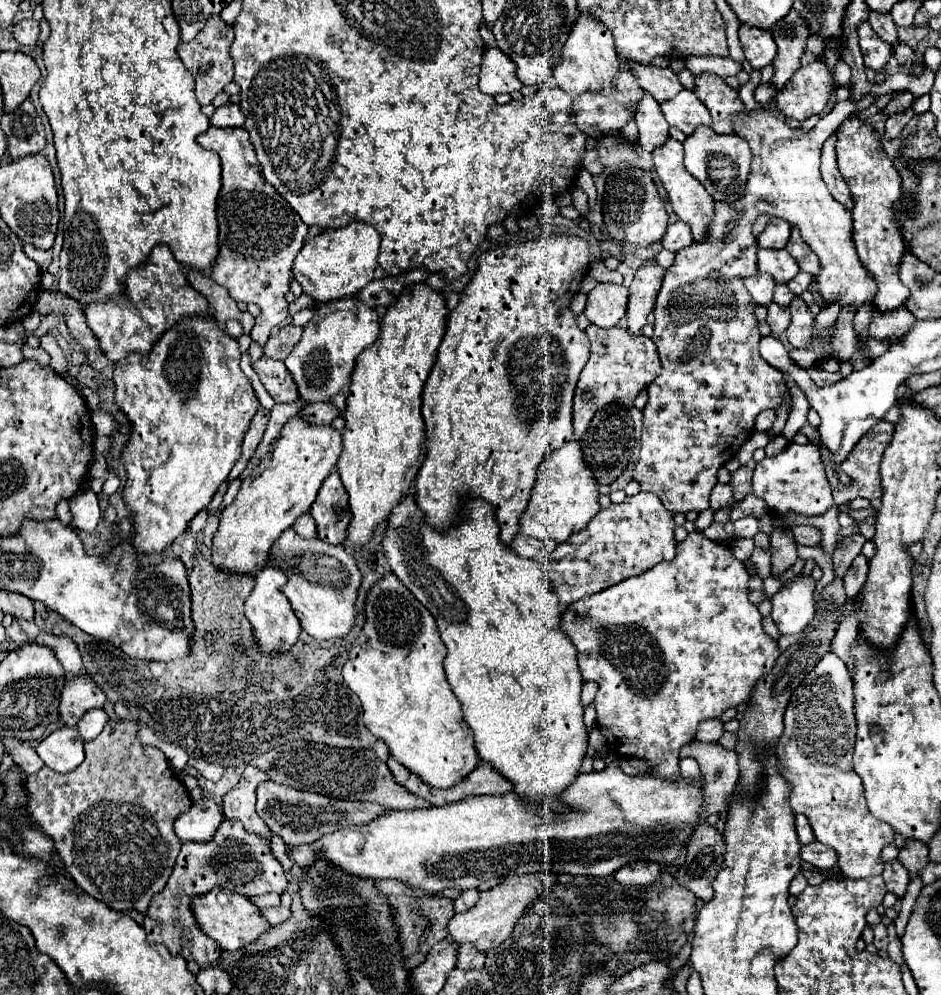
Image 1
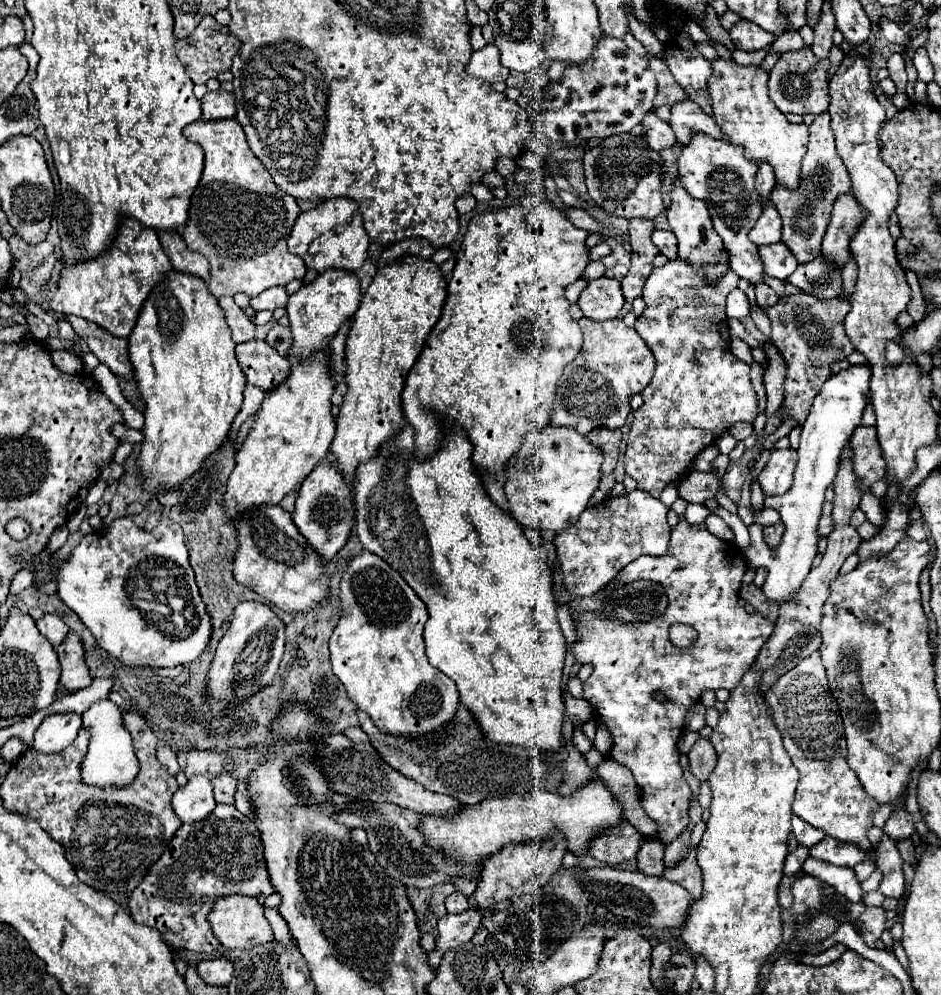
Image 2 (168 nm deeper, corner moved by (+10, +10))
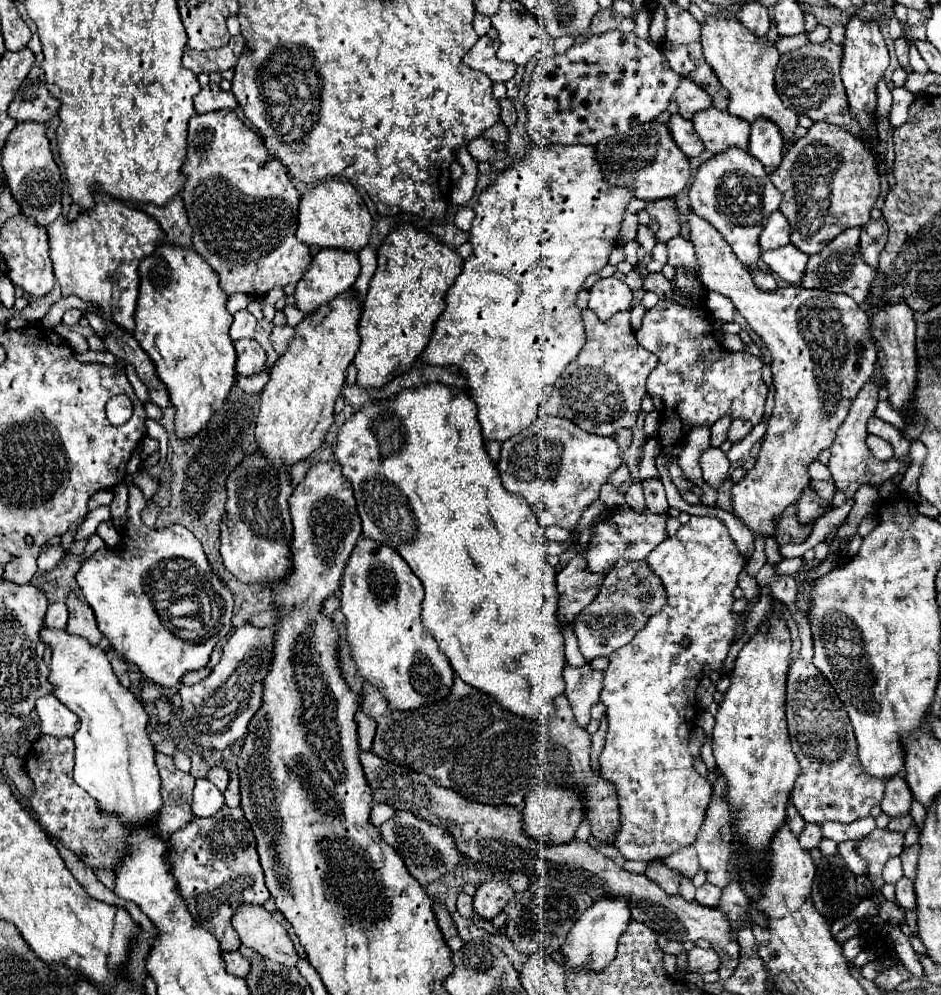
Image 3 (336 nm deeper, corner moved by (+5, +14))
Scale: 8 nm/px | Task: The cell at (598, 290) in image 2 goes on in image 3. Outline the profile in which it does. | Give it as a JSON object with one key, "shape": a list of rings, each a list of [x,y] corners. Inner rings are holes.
{"shape":[[[607,277],[599,279],[591,289],[589,289],[589,309],[601,319],[607,321],[615,313],[623,311],[629,307],[633,299],[631,289],[617,277]]]}

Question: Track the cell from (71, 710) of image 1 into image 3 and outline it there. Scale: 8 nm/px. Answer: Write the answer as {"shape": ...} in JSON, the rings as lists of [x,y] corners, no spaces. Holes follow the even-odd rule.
{"shape":[[[69,593],[65,601],[67,601],[67,607],[69,607],[69,621],[67,621],[65,629],[69,633],[77,633],[77,635],[85,637],[91,645],[99,645],[99,639],[103,635],[97,629],[93,609],[73,593]]]}

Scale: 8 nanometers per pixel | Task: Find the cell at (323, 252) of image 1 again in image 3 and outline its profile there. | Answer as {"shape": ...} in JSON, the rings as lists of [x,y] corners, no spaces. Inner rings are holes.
{"shape":[[[329,179],[313,189],[305,191],[299,199],[299,227],[297,239],[307,245],[317,245],[321,249],[347,249],[361,251],[369,243],[369,231],[373,227],[373,219],[369,209],[361,197],[361,193],[347,181]]]}

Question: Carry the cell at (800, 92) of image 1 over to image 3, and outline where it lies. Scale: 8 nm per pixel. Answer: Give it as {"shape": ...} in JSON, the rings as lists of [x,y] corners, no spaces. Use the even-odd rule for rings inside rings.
{"shape":[[[829,39],[823,43],[809,43],[797,51],[781,55],[775,71],[775,85],[785,107],[793,109],[799,115],[807,115],[813,121],[837,125],[859,139],[863,131],[849,111],[847,93],[839,75],[841,59],[841,45],[835,45]]]}

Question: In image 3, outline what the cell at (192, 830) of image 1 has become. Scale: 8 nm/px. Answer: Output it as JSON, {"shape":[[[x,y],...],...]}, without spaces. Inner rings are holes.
{"shape":[[[197,779],[193,791],[193,815],[211,817],[223,807],[223,793],[207,779]]]}

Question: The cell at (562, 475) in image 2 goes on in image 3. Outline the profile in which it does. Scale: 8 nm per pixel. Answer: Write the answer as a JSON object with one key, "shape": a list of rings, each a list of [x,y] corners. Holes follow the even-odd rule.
{"shape":[[[539,413],[535,421],[501,445],[497,469],[503,487],[527,499],[539,525],[559,525],[573,531],[583,511],[599,497],[599,489],[621,465],[619,447],[613,437],[589,435],[569,419]],[[515,477],[547,477],[543,481],[519,481]]]}

